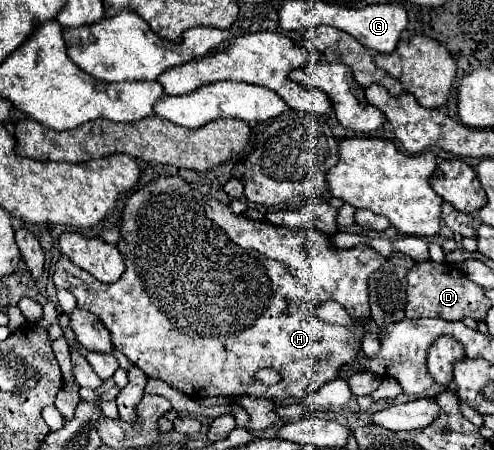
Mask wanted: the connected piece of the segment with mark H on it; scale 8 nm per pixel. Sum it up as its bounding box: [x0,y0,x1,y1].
[53,176,387,406]

